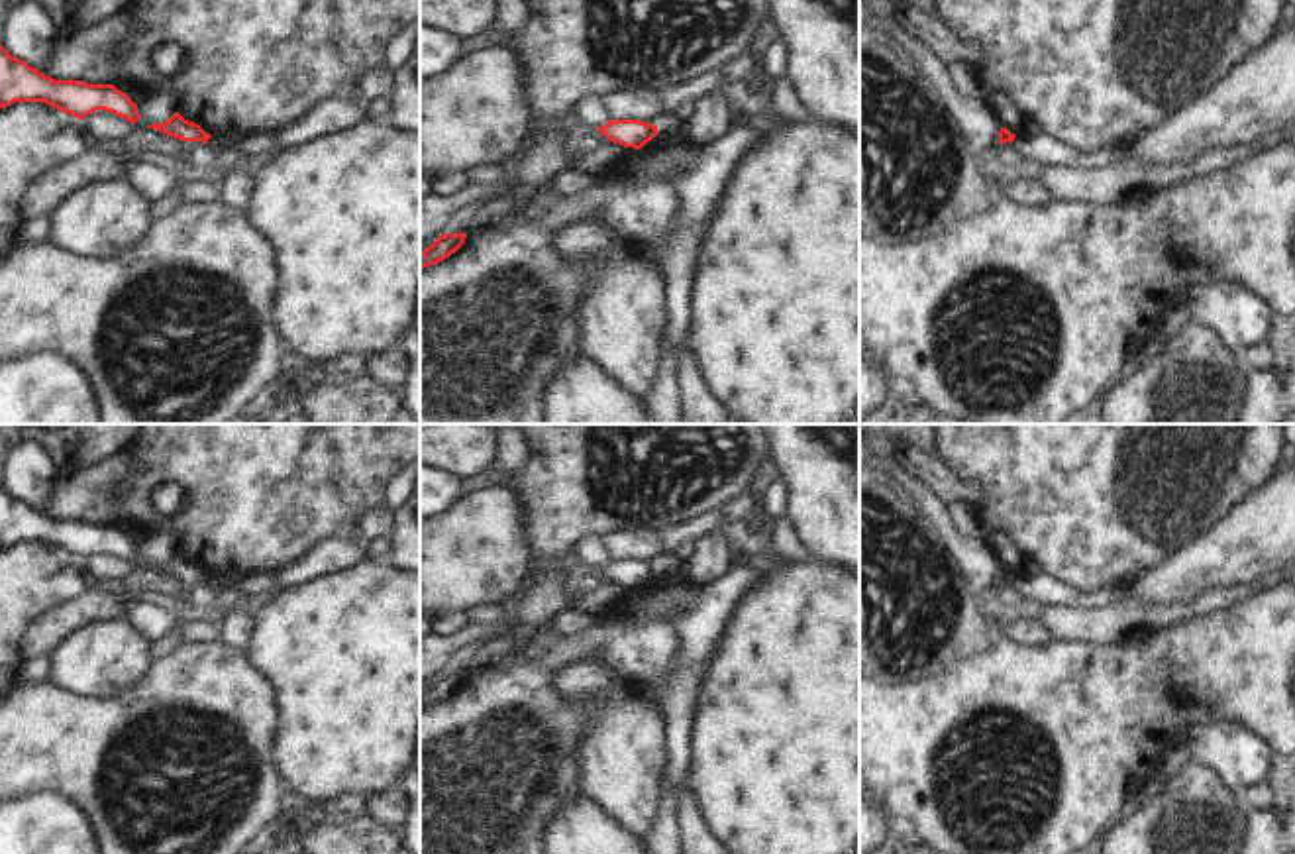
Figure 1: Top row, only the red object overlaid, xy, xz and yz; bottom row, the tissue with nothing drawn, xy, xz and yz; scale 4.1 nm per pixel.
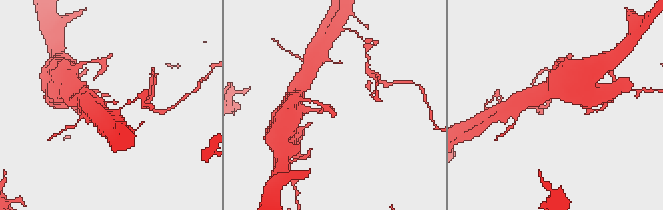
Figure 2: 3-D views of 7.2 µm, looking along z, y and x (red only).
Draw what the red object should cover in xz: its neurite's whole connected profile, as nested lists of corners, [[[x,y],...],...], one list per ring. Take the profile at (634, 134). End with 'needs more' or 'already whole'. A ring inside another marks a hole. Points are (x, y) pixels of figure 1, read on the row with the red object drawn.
[[[610,120],[608,124],[596,128],[598,133],[606,135],[612,143],[624,147],[642,149],[648,141],[657,135],[657,126],[646,124],[642,120]]]; already whole

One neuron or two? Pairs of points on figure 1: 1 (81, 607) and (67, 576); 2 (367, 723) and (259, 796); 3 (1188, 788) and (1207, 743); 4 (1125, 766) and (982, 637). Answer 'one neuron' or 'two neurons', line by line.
1: two neurons
2: two neurons
3: two neurons
4: two neurons

